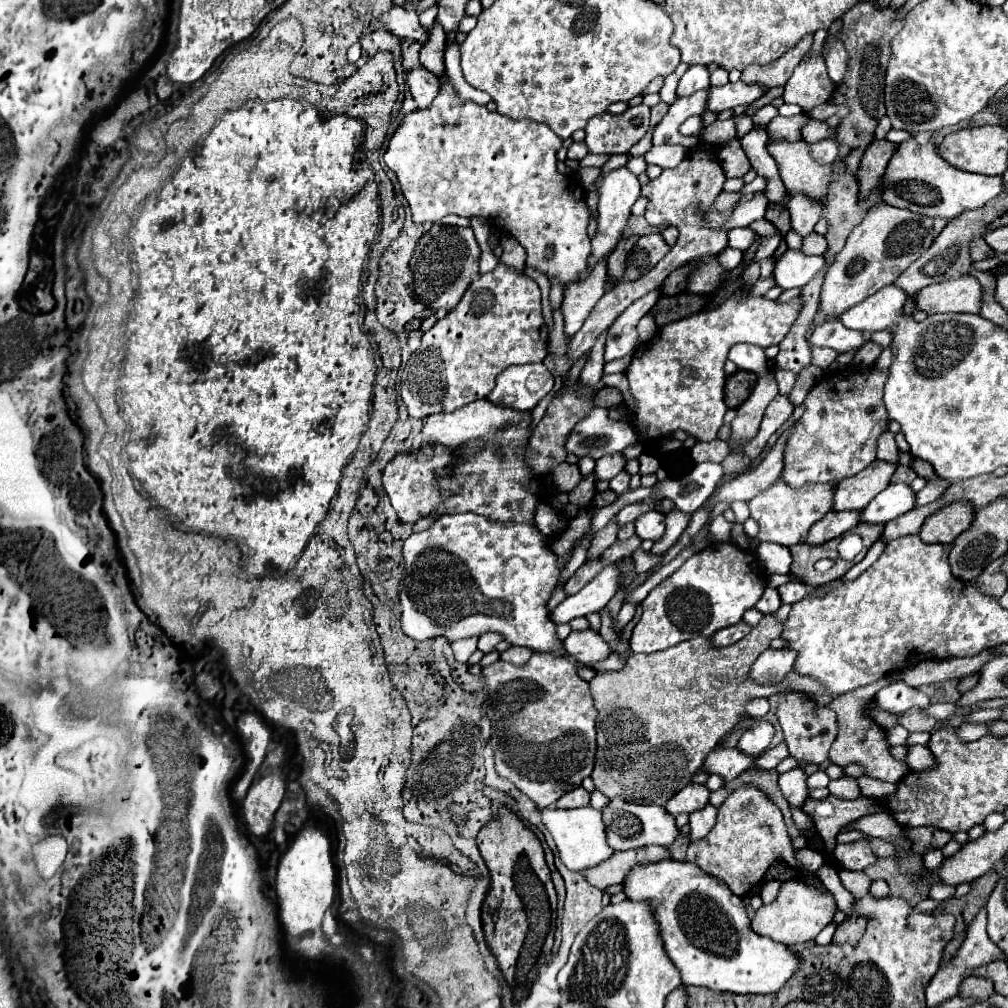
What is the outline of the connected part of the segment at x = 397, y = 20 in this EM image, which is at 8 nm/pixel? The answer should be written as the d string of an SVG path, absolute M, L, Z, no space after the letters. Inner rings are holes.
M399 6L391 8L389 14L385 14L381 20L371 20L369 30L375 30L379 26L385 26L391 34L399 36L399 38L413 38L421 44L425 44L429 40L429 30L425 26L421 26L419 22L419 12L407 12Z

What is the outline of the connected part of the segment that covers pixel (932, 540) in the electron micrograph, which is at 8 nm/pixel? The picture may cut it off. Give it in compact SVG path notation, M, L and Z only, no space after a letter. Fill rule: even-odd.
M955 502L951 506L941 508L939 512L931 514L919 532L919 538L925 544L953 544L953 540L969 528L973 518L973 508L969 504Z

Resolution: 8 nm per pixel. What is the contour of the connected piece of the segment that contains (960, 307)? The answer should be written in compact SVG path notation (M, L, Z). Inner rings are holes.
M971 274L931 284L915 294L919 310L937 312L969 312L979 314L983 306L983 286Z

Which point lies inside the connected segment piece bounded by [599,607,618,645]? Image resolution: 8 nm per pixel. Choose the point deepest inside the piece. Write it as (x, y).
(606, 631)

